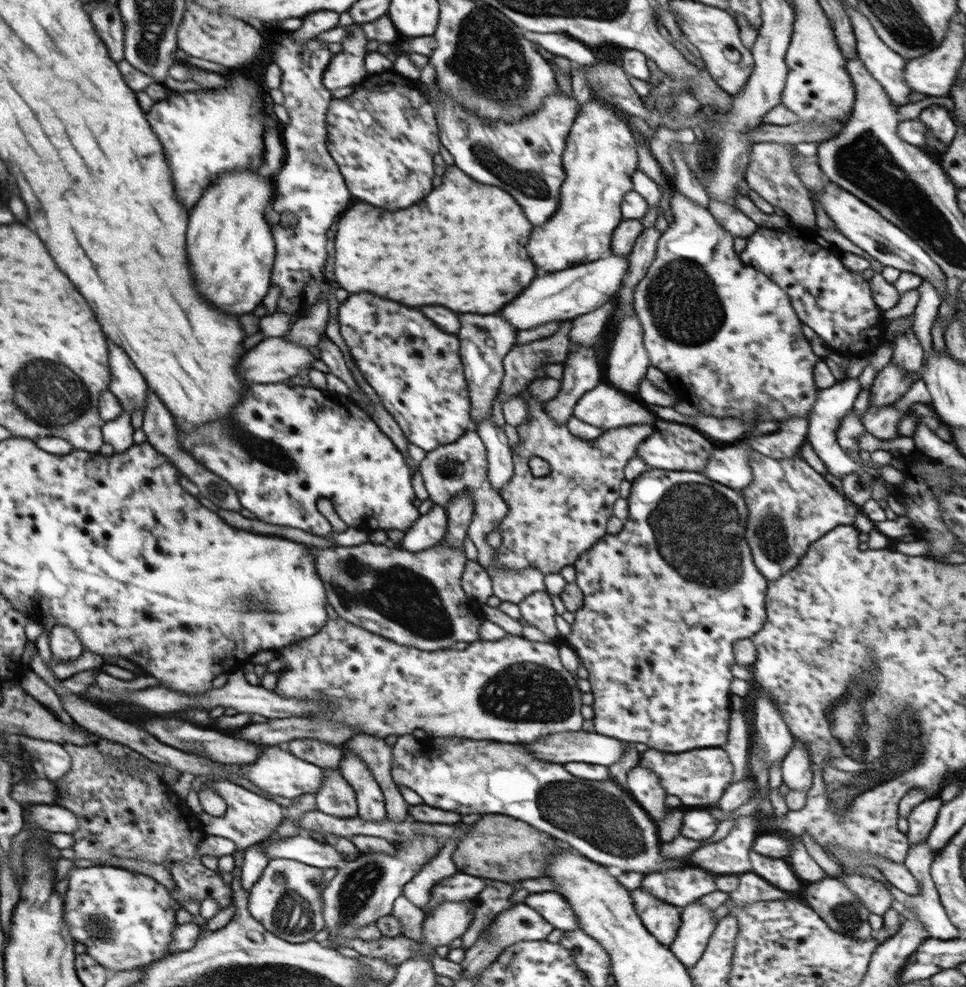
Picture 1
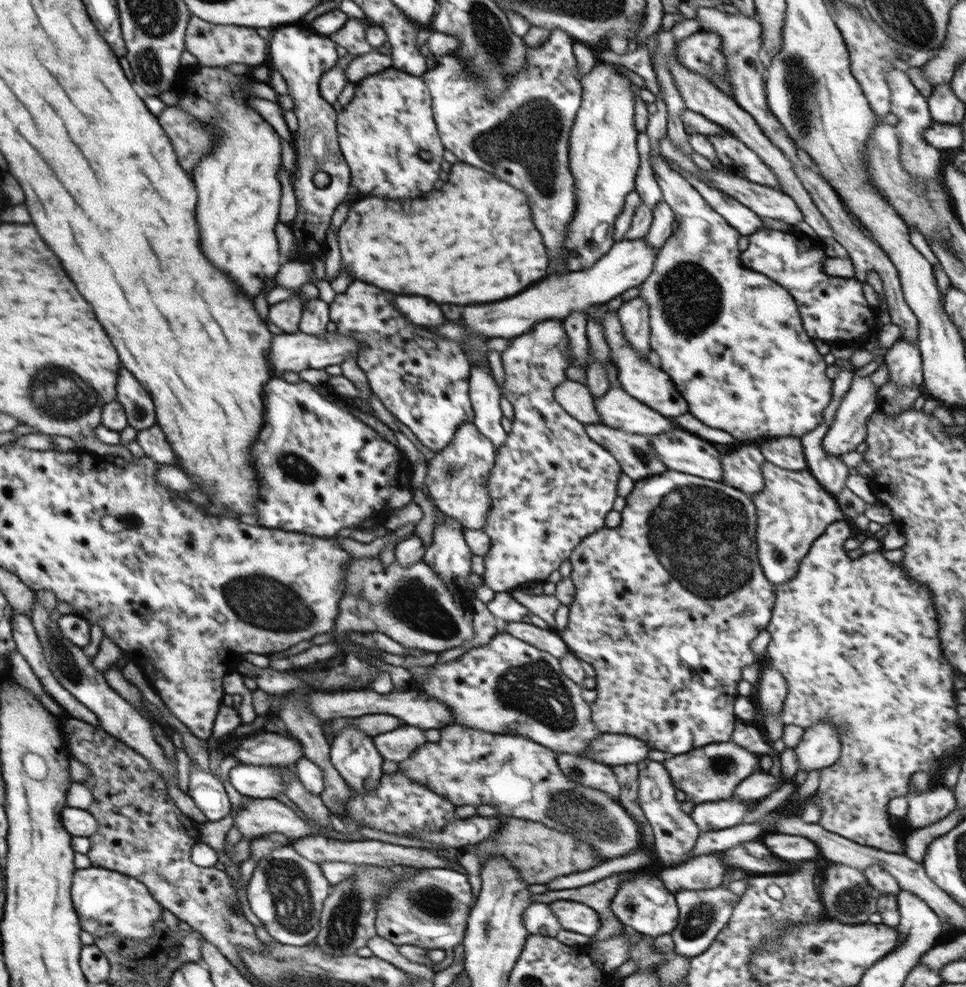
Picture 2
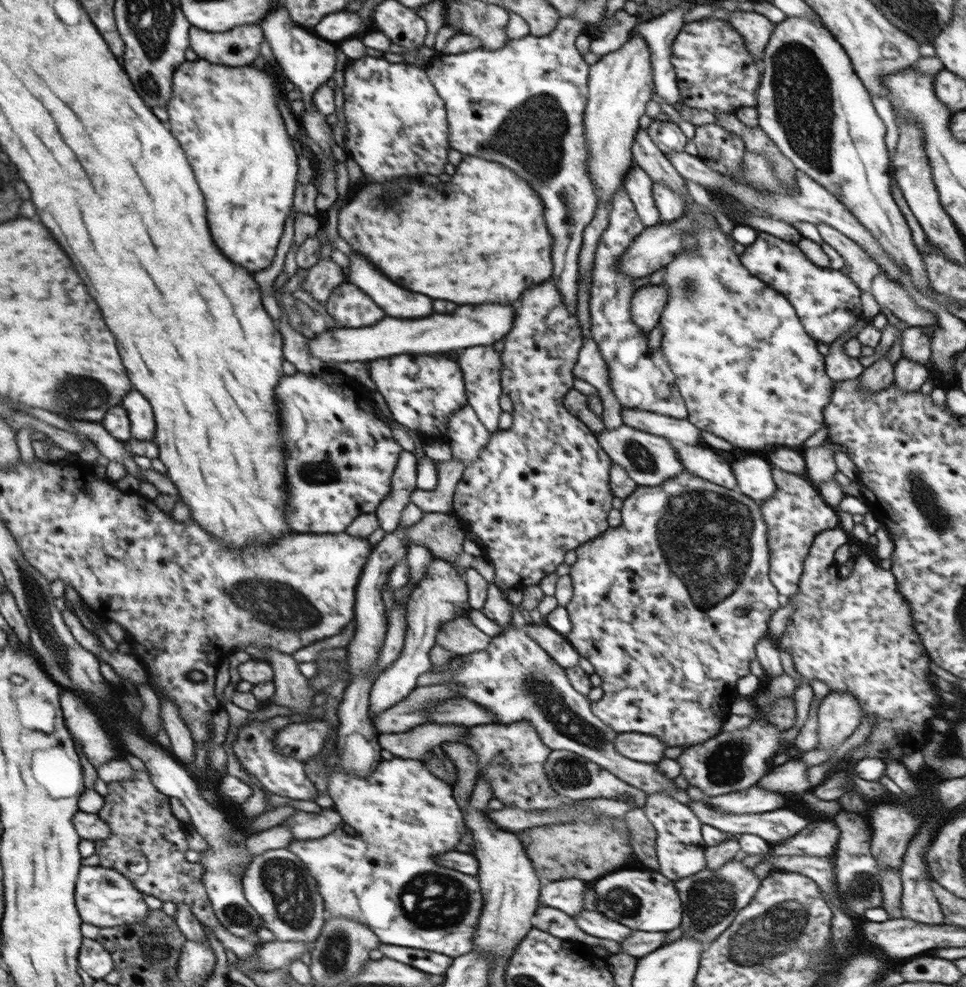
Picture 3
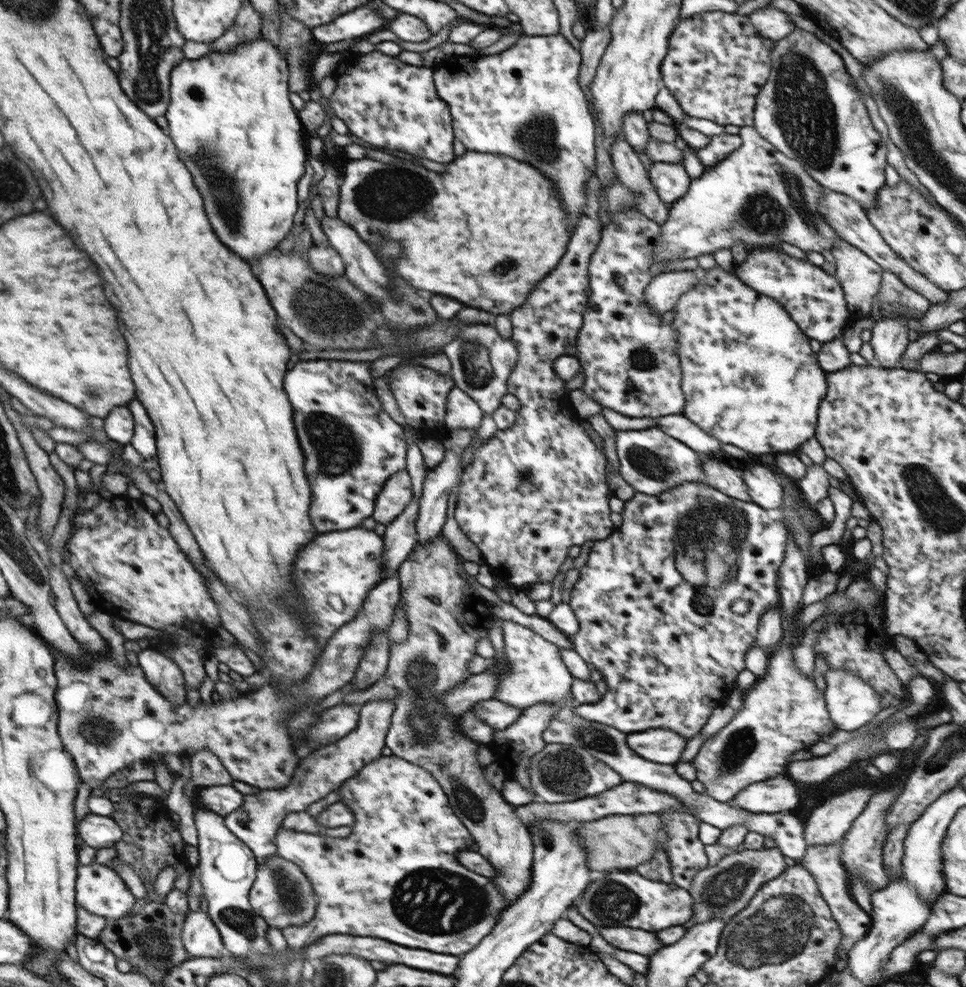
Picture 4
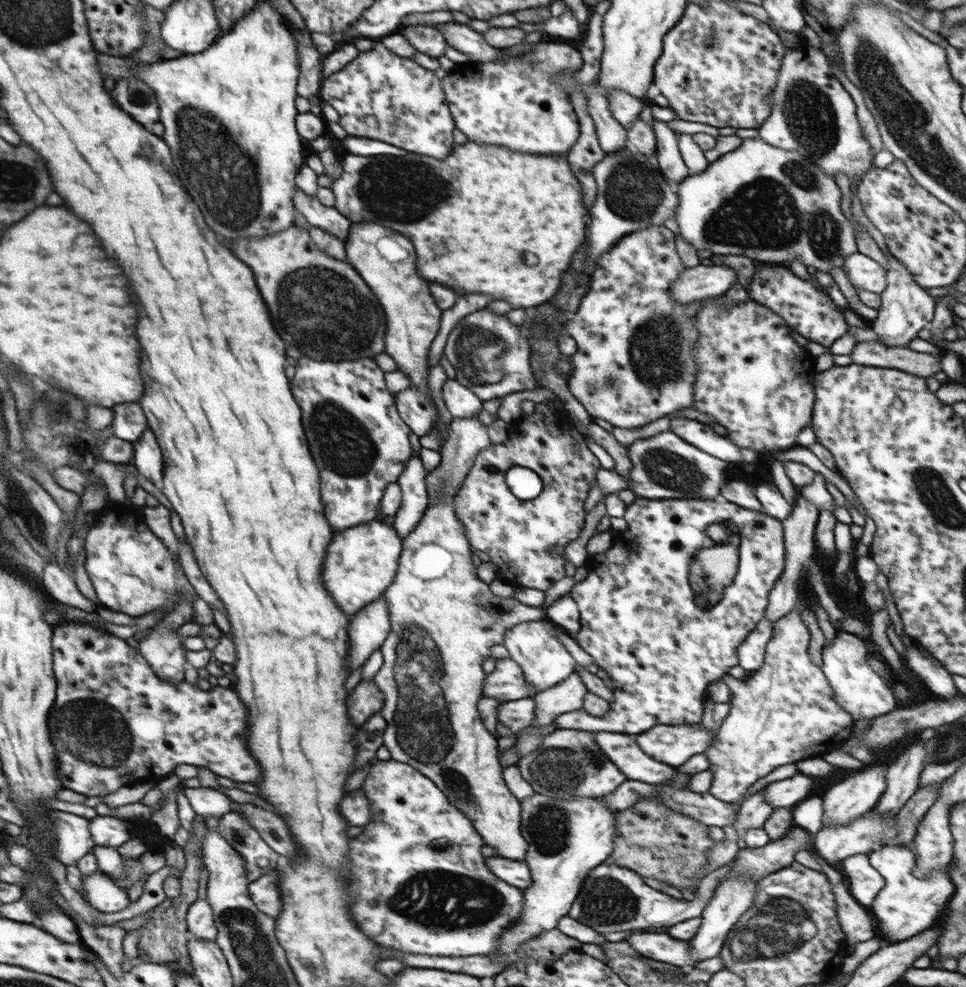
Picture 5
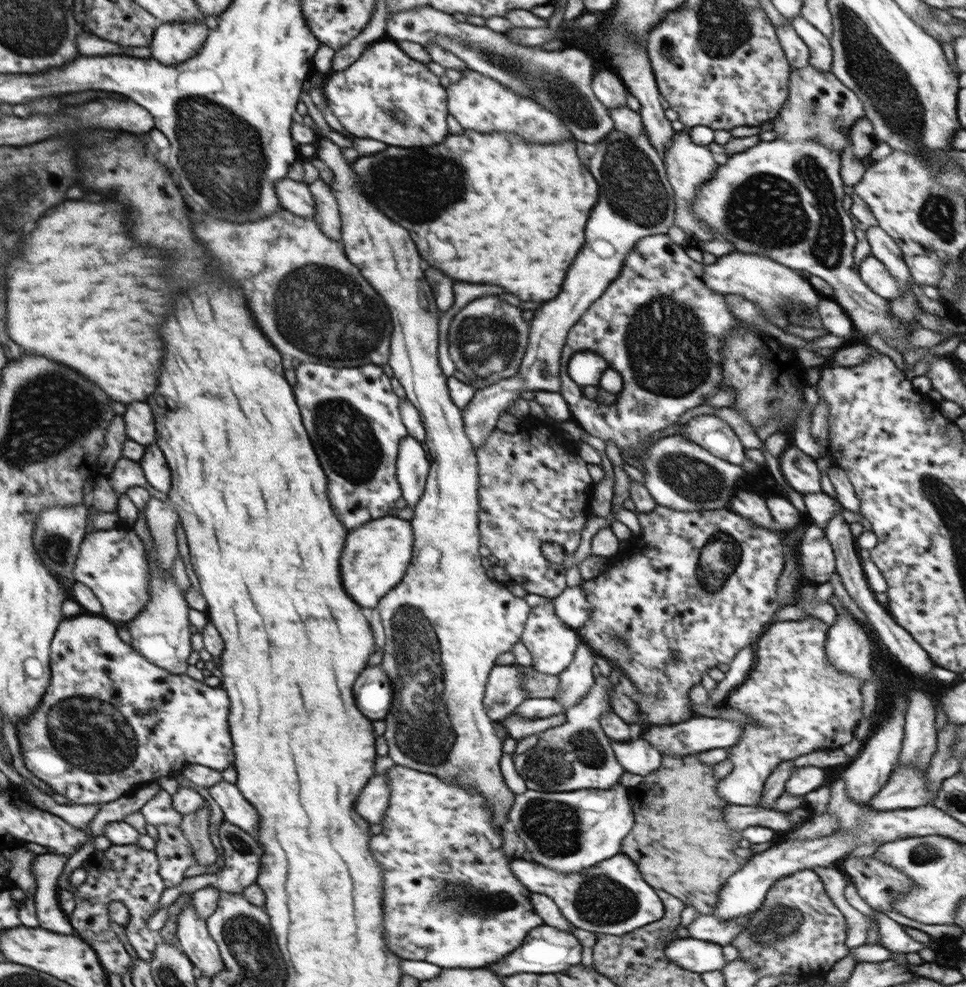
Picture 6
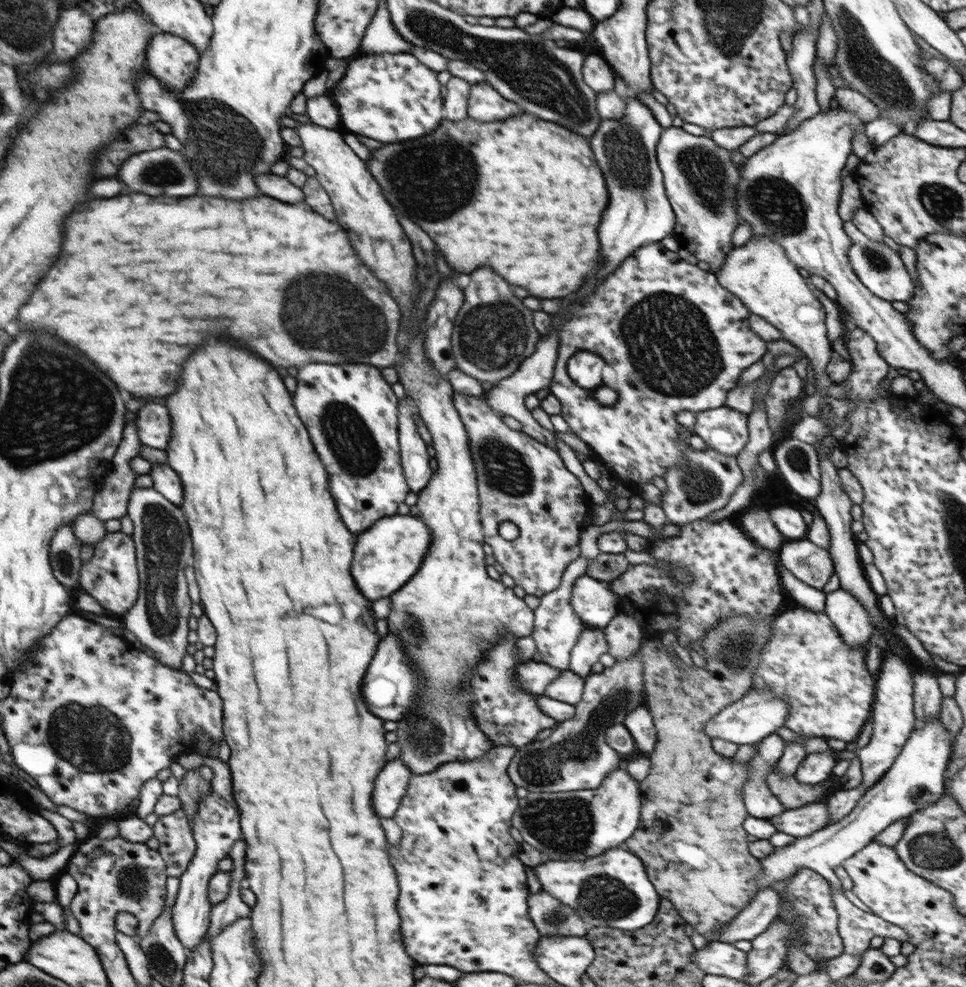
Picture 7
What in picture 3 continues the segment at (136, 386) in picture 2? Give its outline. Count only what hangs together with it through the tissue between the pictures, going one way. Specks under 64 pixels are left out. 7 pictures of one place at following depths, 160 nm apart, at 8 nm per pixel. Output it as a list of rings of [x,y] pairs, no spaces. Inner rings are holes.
[[[129,390],[120,404],[131,422],[131,436],[138,440],[152,441],[155,437],[155,416],[150,403],[140,392]]]

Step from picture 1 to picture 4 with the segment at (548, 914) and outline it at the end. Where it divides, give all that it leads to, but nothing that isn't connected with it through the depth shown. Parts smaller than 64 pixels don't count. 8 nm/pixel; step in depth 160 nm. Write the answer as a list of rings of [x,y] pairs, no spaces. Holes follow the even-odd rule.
[[[623,926],[600,927],[599,932],[608,944],[612,944],[620,950],[638,952],[638,954],[644,954],[647,957],[658,952],[664,946],[658,940],[656,932]]]

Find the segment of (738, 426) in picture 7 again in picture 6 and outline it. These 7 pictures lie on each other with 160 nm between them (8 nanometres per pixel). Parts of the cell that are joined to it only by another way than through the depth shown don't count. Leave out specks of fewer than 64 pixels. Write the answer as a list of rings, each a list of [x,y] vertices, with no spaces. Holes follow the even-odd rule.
[[[716,415],[695,416],[681,426],[692,442],[718,458],[742,466],[745,448],[728,423]]]

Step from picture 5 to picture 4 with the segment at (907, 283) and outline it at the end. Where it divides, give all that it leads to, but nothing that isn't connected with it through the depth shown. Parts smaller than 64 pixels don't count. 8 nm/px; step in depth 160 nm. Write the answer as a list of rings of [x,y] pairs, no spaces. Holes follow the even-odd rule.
[[[903,306],[892,311],[894,316],[885,317],[882,321],[877,321],[871,329],[870,345],[874,349],[876,356],[876,366],[882,368],[896,368],[900,366],[901,357],[906,352],[910,340],[908,340],[908,320],[920,320],[923,314],[909,314]]]

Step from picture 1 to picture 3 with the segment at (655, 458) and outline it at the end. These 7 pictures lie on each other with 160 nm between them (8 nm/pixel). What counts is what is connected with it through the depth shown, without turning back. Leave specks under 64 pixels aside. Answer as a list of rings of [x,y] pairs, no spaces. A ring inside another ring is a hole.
[[[680,442],[673,443],[673,447],[679,461],[688,473],[704,478],[704,480],[710,480],[712,484],[728,490],[736,492],[740,490],[730,462],[722,460],[710,448]]]

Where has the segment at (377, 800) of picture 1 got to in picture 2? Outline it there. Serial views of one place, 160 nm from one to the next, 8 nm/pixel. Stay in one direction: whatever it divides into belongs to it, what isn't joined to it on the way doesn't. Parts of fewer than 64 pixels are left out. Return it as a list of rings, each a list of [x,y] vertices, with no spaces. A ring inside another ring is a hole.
[[[344,727],[344,731],[330,742],[332,766],[360,794],[374,790],[383,775],[384,760],[372,739],[354,727]]]

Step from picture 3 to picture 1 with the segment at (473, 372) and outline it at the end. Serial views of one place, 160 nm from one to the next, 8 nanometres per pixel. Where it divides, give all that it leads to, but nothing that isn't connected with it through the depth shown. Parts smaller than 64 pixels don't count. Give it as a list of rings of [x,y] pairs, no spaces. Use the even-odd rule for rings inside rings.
[[[490,418],[476,424],[476,432],[487,448],[487,479],[492,489],[500,492],[514,474],[513,452],[505,431]]]

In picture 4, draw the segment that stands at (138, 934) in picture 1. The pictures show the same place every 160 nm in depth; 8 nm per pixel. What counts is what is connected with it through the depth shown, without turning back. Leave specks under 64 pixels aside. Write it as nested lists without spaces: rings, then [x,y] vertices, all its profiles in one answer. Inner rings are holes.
[[[94,862],[79,867],[77,901],[82,908],[96,916],[120,920],[136,900],[125,880],[109,866]]]

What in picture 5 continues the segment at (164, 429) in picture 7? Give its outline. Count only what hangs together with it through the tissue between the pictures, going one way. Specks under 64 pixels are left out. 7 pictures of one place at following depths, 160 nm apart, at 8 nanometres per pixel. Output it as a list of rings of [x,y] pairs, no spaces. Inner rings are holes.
[[[138,402],[115,405],[111,422],[112,432],[116,438],[134,442],[149,426],[147,418]]]

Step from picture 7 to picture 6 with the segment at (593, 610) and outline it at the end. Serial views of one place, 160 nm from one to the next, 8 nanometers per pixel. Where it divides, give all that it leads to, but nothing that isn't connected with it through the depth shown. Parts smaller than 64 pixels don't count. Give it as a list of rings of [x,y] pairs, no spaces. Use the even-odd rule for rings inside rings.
[[[582,581],[575,587],[567,586],[553,598],[555,613],[560,620],[574,629],[579,629],[590,616],[591,606],[581,588]]]

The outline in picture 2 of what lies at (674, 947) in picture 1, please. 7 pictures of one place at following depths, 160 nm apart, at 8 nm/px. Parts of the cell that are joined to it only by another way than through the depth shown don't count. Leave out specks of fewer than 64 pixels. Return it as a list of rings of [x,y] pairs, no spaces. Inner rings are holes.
[[[722,884],[705,891],[676,890],[674,896],[679,908],[679,921],[670,936],[675,944],[675,952],[691,959],[702,954],[712,944],[716,935],[730,918],[734,905],[739,901],[739,896],[732,893],[728,886]]]

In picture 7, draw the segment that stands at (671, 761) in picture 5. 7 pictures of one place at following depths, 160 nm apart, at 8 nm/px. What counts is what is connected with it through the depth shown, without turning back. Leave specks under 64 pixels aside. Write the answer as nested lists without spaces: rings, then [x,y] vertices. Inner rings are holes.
[[[751,688],[741,700],[730,704],[728,707],[714,716],[710,722],[704,726],[704,734],[710,739],[722,739],[734,744],[753,745],[766,736],[774,734],[782,727],[786,728],[786,718],[790,714],[788,703],[776,697],[770,690],[756,690]]]

